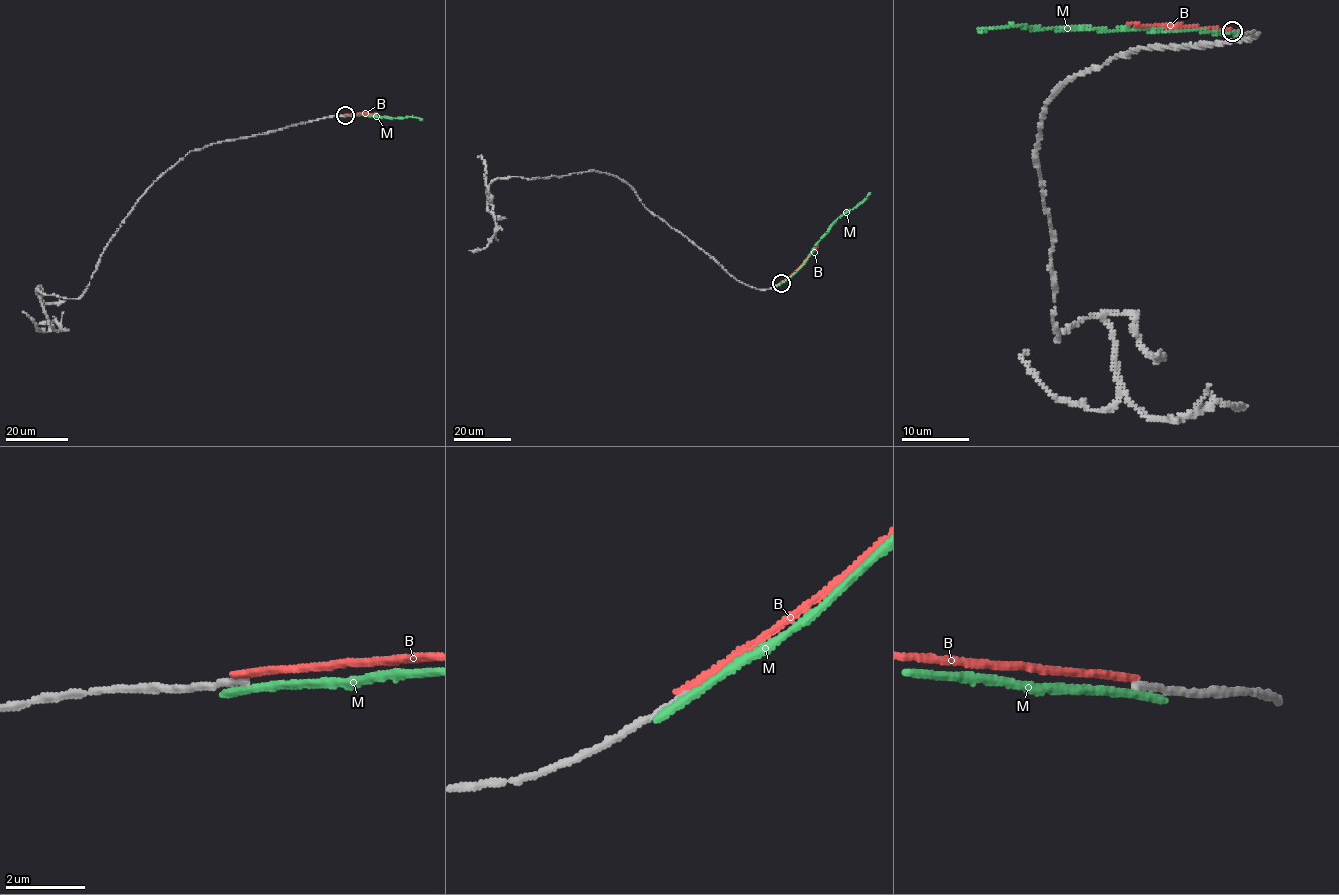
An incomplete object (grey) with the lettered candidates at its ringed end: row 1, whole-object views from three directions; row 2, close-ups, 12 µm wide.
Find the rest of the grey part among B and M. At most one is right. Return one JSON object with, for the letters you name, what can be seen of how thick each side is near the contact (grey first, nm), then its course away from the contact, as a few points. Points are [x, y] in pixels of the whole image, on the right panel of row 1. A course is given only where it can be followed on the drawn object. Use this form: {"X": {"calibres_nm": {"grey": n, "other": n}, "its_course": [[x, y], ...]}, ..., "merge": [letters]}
{"merge": []}

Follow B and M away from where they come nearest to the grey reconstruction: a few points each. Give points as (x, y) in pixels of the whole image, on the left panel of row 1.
B: (344, 115), (377, 114)
M: (344, 115), (421, 119)

